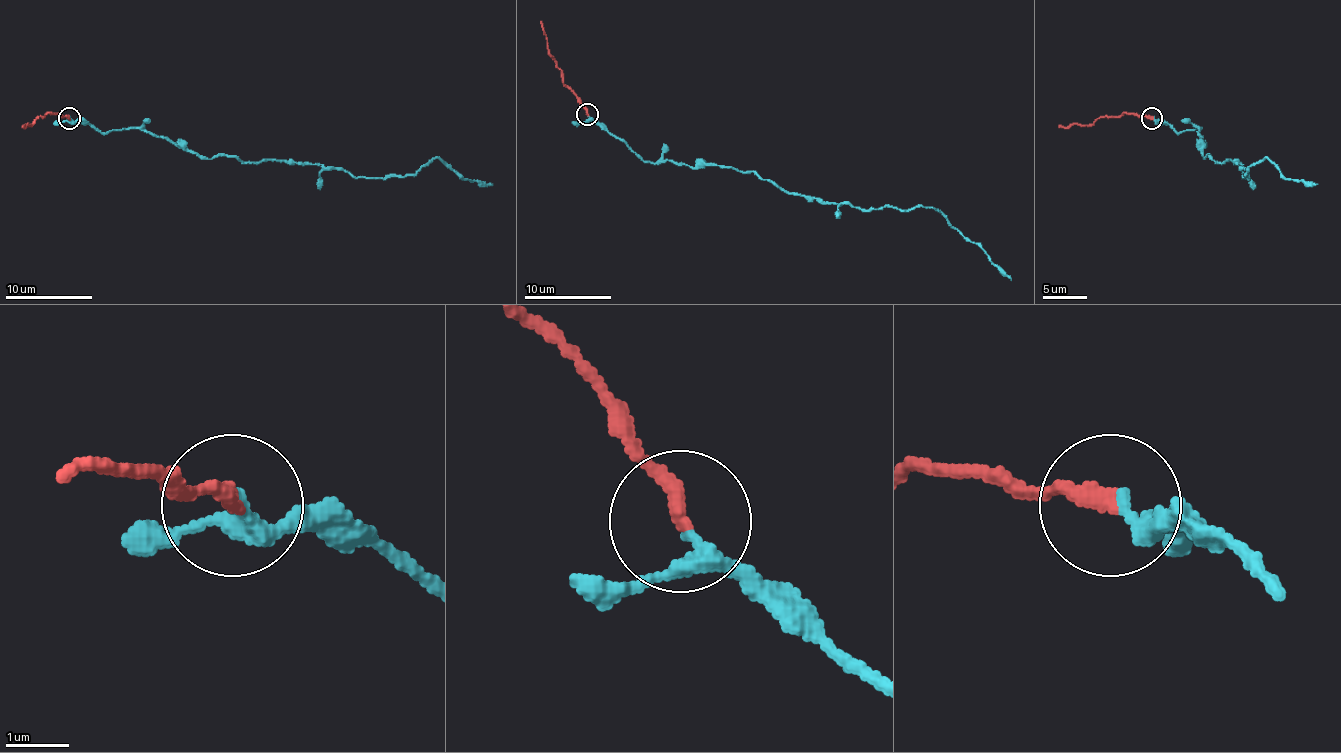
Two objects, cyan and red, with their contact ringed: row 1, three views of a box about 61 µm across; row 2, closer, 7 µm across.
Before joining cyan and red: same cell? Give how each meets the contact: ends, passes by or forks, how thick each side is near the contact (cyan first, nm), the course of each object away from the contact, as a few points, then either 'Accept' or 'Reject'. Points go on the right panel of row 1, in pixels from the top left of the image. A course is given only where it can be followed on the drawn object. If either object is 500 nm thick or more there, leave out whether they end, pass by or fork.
At the ring cyan passes by. At the ring red ends. Thickness 240 nm (cyan) against 280 nm. Course of cyan: (1153, 119), (1175, 132), (1199, 128), (1203, 158), (1238, 163), (1247, 178), (1267, 158), (1286, 178), (1317, 184). Course of red: (1151, 119), (1125, 112), (1120, 117), (1098, 117), (1090, 125), (1059, 125). Accept

